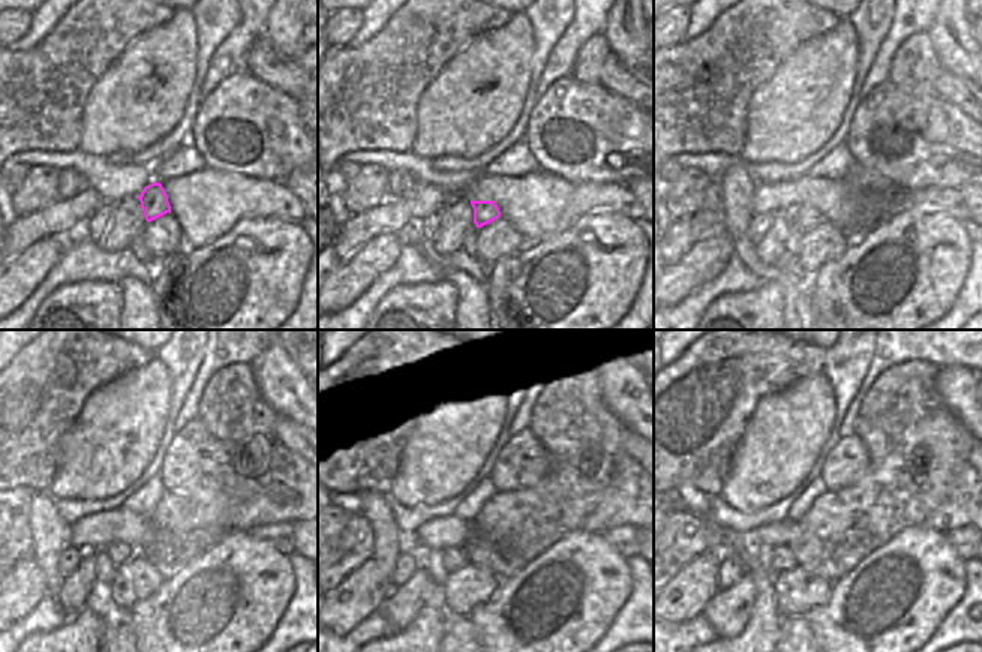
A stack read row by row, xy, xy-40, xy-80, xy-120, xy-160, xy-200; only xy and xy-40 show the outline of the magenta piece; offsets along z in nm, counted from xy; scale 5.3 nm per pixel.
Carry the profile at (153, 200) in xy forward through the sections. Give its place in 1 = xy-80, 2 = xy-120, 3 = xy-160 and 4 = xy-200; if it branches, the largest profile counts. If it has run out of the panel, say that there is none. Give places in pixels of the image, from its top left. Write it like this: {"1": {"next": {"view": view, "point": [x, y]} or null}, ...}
{"1": {"next": {"view": "xy-80", "point": [801, 219]}}, "2": {"next": {"view": "xy-120", "point": [119, 553]}}, "3": {"next": {"view": "xy-160", "point": [455, 559]}}, "4": {"next": {"view": "xy-200", "point": [781, 558]}}}

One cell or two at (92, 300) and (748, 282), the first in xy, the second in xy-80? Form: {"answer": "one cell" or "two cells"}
{"answer": "two cells"}

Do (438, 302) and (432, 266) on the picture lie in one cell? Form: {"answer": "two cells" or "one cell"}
{"answer": "two cells"}

